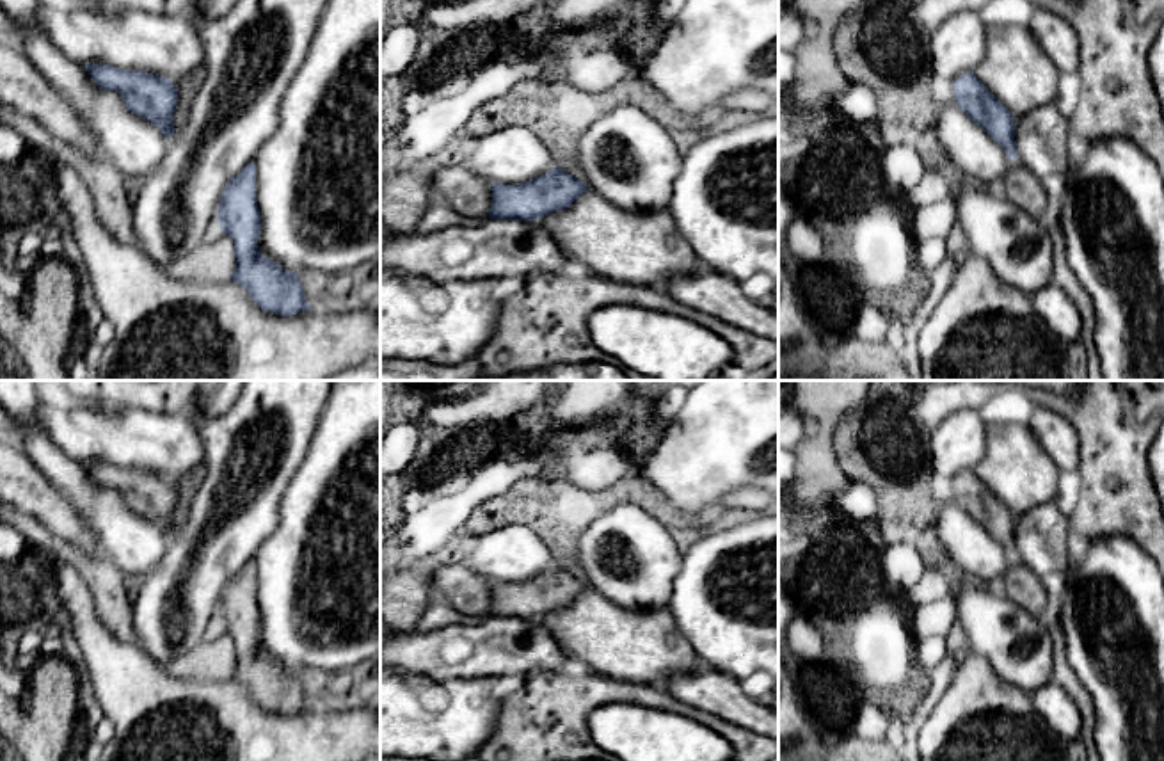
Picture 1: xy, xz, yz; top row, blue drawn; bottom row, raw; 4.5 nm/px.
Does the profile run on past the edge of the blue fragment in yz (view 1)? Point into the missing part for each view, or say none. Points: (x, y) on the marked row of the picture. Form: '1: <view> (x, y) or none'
1: yz (1015, 70)

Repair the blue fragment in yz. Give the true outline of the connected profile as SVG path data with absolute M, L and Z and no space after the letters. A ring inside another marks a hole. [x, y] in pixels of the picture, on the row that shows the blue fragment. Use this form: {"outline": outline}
{"outline": "M992 27L986 53L970 73L953 82L956 105L1017 160L1015 123L1056 101L1059 69L1029 27Z"}

